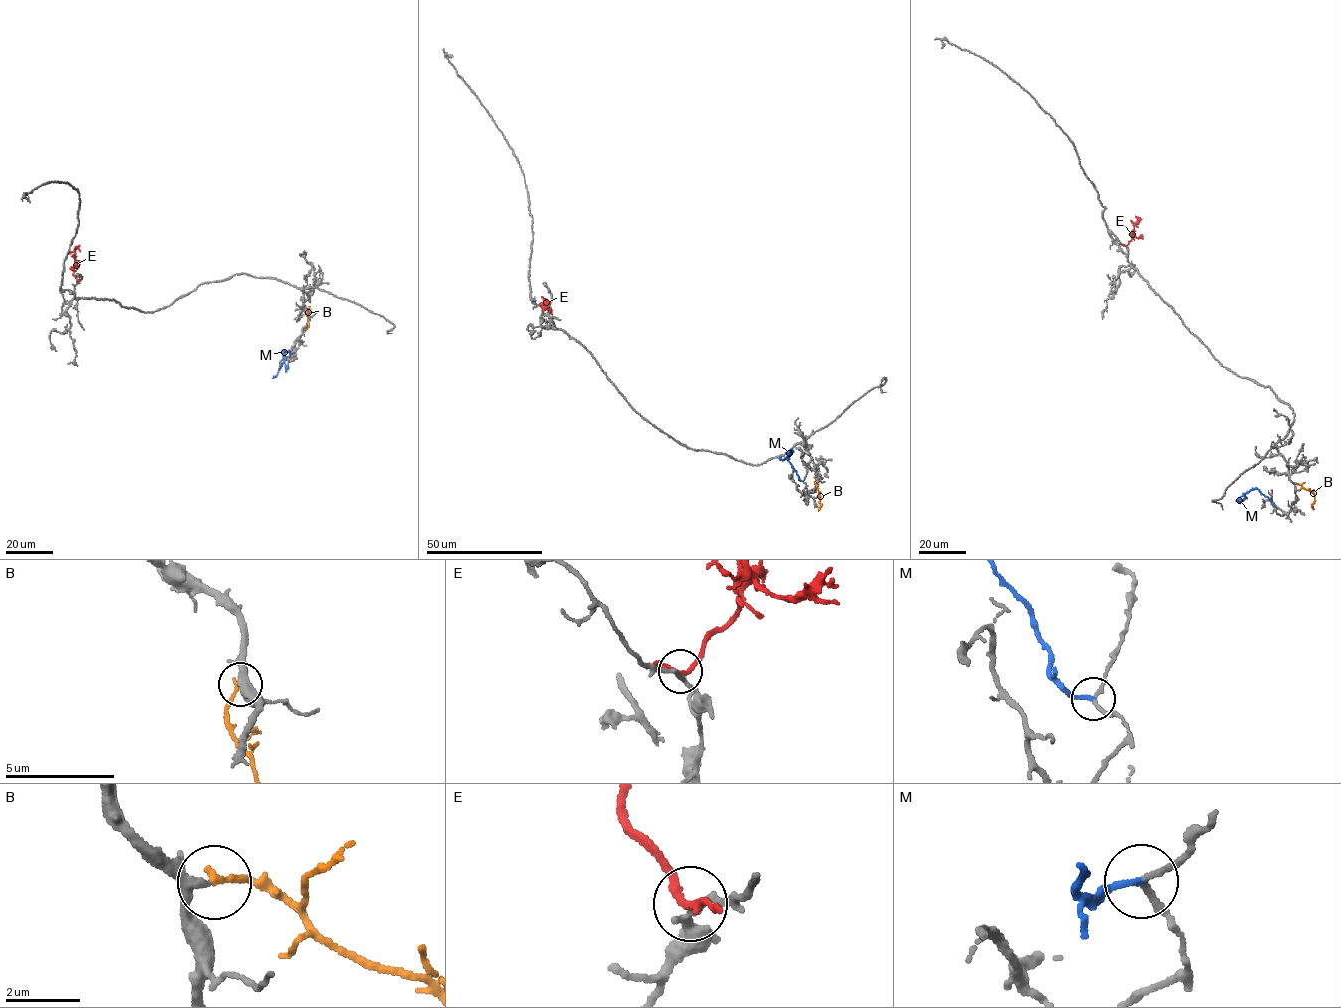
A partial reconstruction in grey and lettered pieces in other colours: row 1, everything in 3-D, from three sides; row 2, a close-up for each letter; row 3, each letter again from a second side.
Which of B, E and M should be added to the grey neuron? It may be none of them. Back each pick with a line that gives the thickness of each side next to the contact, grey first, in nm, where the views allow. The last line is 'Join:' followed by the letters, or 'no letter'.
B: calibres 200 and 170 nm
Join: B

